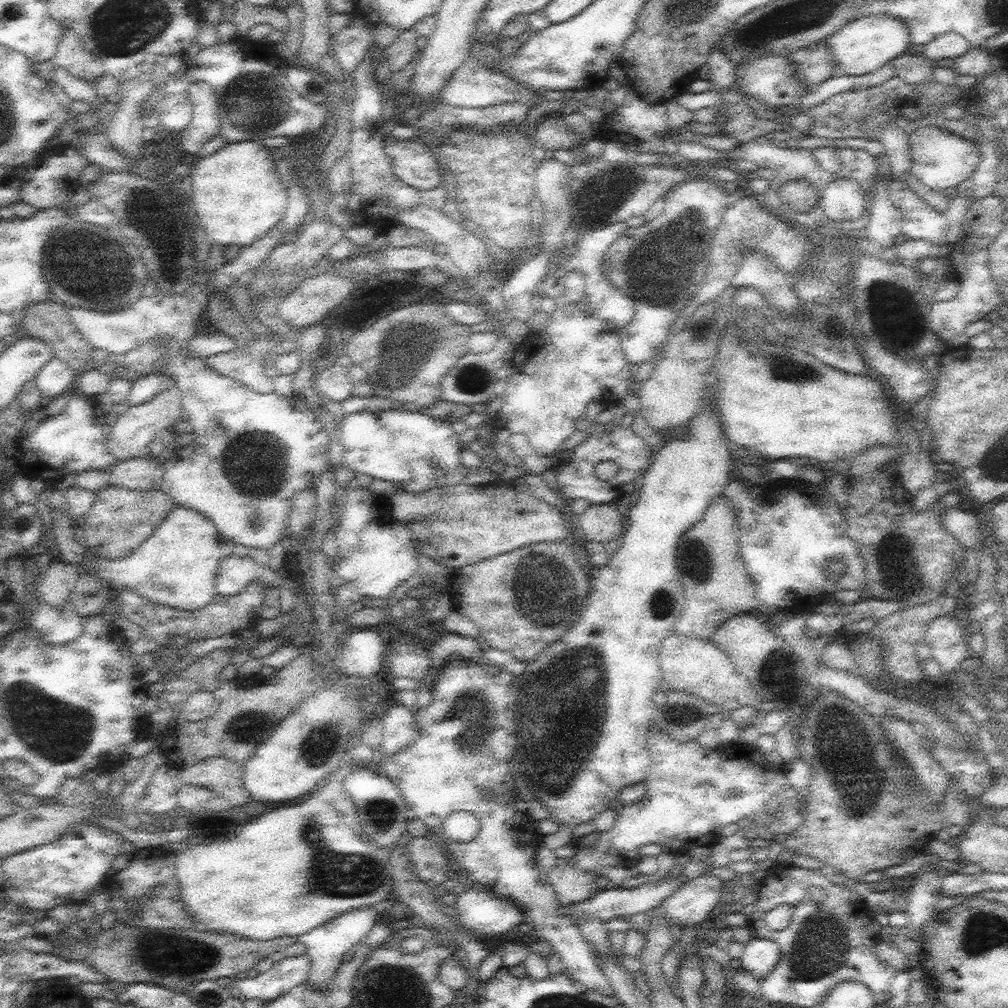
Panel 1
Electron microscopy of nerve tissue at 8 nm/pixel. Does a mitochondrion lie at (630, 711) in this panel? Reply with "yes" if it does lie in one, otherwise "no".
no

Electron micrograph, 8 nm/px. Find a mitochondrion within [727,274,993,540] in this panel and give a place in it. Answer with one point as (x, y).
(882, 294)

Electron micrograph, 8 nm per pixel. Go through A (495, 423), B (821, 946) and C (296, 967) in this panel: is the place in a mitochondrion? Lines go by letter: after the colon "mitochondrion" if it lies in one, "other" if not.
A: other
B: mitochondrion
C: other

